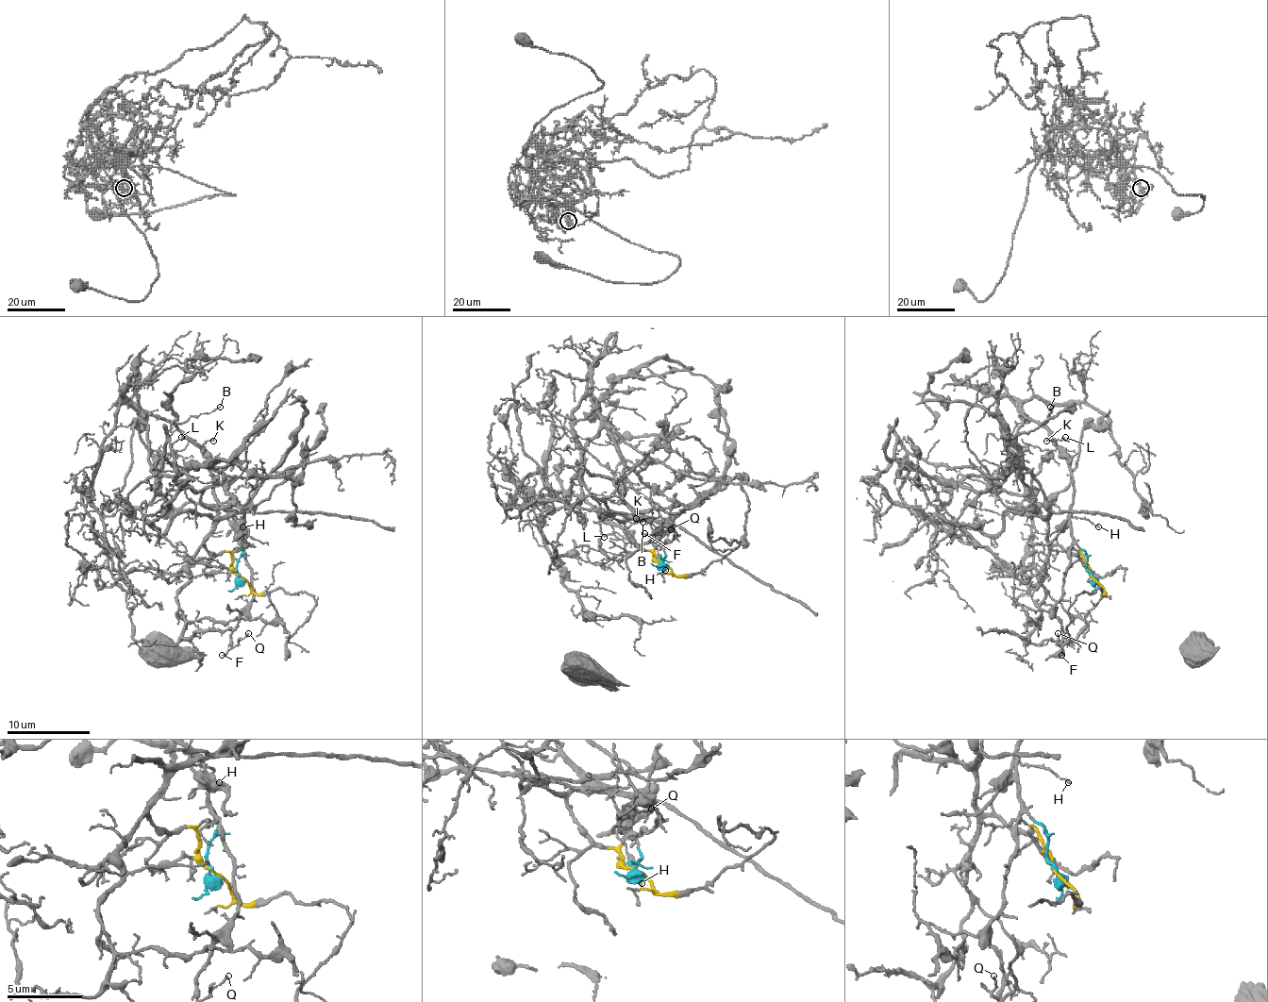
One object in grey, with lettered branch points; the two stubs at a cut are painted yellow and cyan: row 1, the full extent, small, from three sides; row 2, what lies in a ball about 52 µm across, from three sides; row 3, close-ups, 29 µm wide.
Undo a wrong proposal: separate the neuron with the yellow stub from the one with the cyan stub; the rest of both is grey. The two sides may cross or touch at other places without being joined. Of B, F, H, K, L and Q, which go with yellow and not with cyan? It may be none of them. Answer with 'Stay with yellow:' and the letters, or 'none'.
Stay with yellow: none

